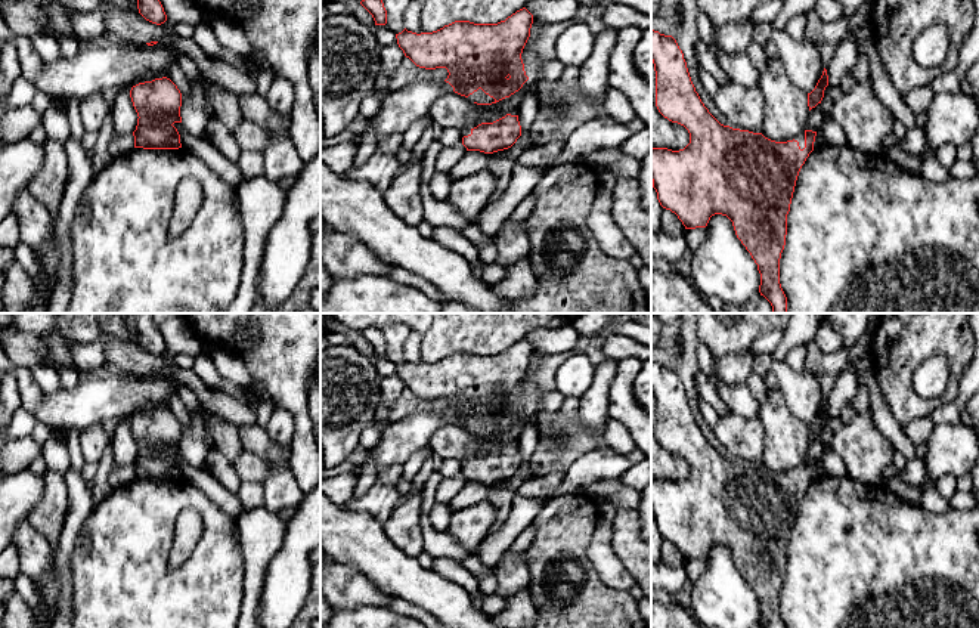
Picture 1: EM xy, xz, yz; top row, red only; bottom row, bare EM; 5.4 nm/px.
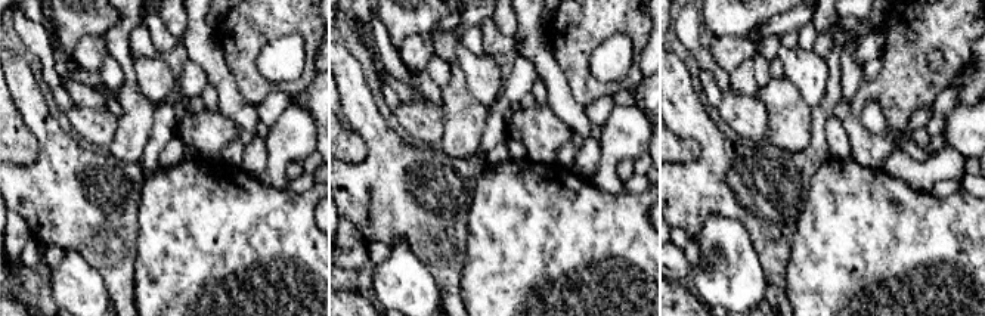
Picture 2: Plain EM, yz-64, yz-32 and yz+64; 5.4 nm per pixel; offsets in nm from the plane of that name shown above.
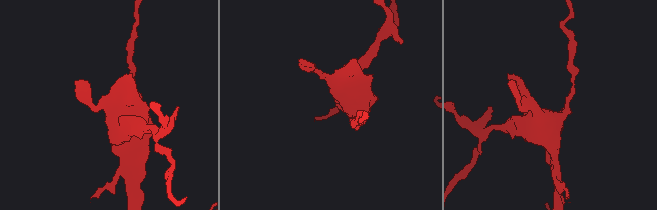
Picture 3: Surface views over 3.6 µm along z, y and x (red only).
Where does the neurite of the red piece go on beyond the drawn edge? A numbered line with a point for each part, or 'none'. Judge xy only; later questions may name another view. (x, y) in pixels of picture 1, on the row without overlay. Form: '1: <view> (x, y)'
none

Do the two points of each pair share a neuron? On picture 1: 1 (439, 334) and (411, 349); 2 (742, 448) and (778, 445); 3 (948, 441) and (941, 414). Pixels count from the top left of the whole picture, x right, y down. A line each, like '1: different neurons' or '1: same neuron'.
1: different neurons
2: different neurons
3: different neurons

